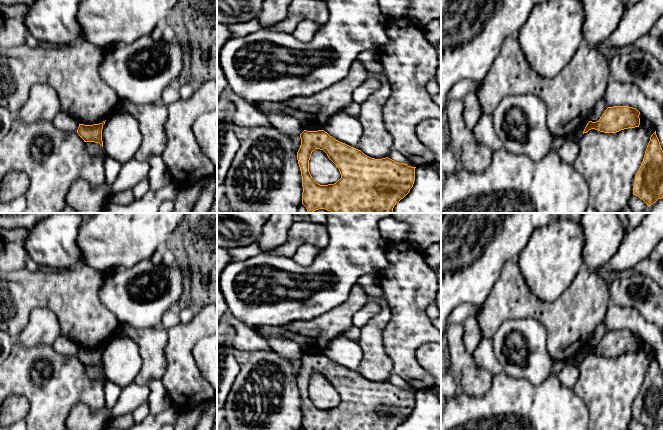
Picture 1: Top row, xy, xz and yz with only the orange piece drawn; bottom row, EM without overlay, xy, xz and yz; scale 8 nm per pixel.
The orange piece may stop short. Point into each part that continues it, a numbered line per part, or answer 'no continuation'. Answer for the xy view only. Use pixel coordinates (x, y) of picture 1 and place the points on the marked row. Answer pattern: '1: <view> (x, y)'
no continuation

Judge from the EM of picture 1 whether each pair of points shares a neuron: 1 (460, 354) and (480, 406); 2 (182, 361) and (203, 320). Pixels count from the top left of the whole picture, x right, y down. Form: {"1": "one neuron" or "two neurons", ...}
{"1": "two neurons", "2": "one neuron"}

